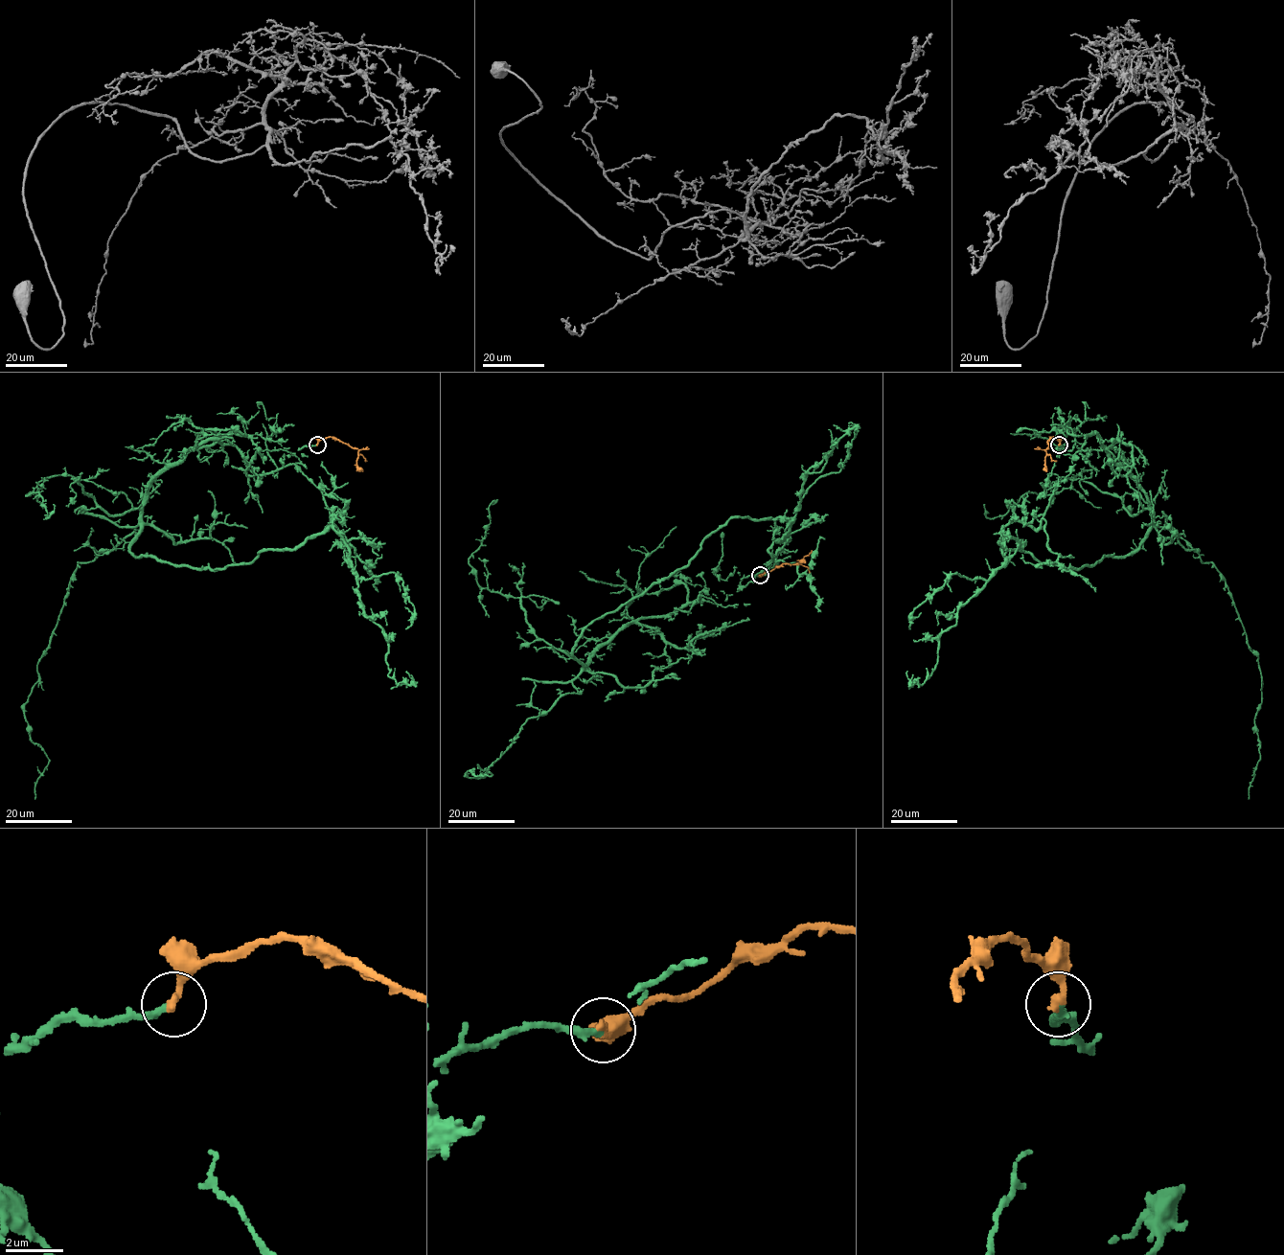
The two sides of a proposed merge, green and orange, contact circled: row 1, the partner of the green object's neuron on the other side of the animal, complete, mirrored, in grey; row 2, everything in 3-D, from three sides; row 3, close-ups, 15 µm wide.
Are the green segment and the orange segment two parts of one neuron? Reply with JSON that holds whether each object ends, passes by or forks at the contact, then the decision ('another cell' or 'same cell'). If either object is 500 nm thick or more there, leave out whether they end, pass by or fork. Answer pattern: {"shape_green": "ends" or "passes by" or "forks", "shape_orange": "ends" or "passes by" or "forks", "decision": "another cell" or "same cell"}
{"shape_green": "ends", "shape_orange": "ends", "decision": "same cell"}

